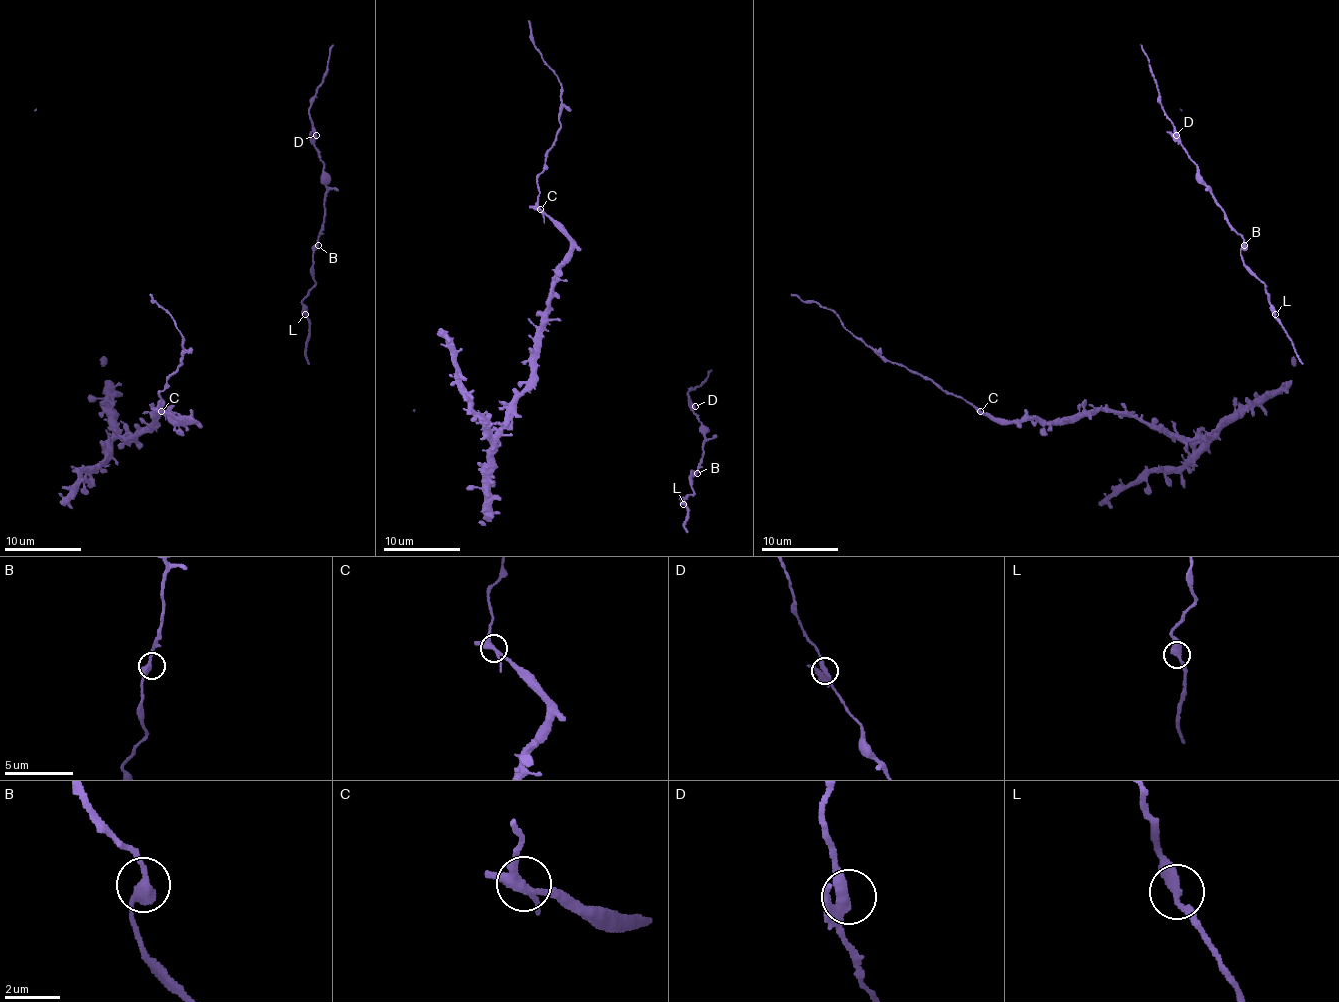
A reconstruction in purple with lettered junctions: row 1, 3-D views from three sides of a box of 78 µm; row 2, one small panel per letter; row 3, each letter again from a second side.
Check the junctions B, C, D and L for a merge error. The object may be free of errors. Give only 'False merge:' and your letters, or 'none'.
False merge: C

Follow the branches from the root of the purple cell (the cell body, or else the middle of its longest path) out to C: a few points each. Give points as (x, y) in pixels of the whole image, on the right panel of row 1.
C: (1284, 384), (1194, 439), (1168, 438), (1149, 422), (1103, 411), (1053, 422), (997, 422), (980, 411)

